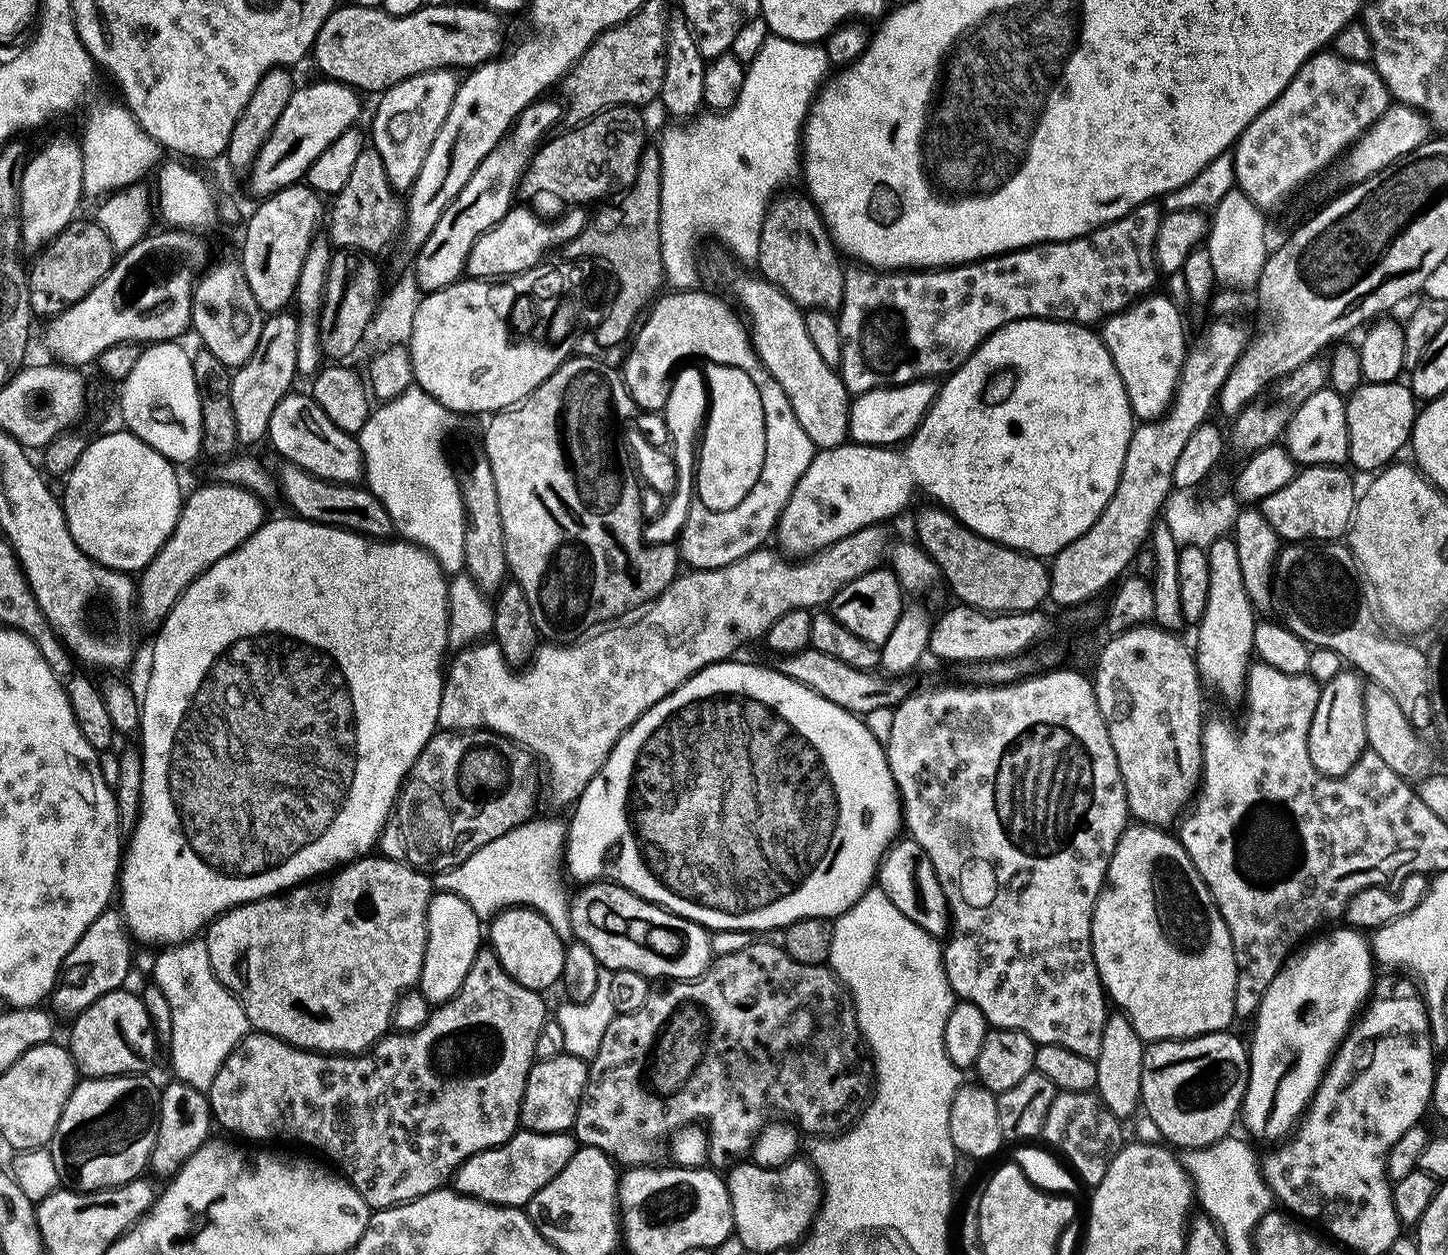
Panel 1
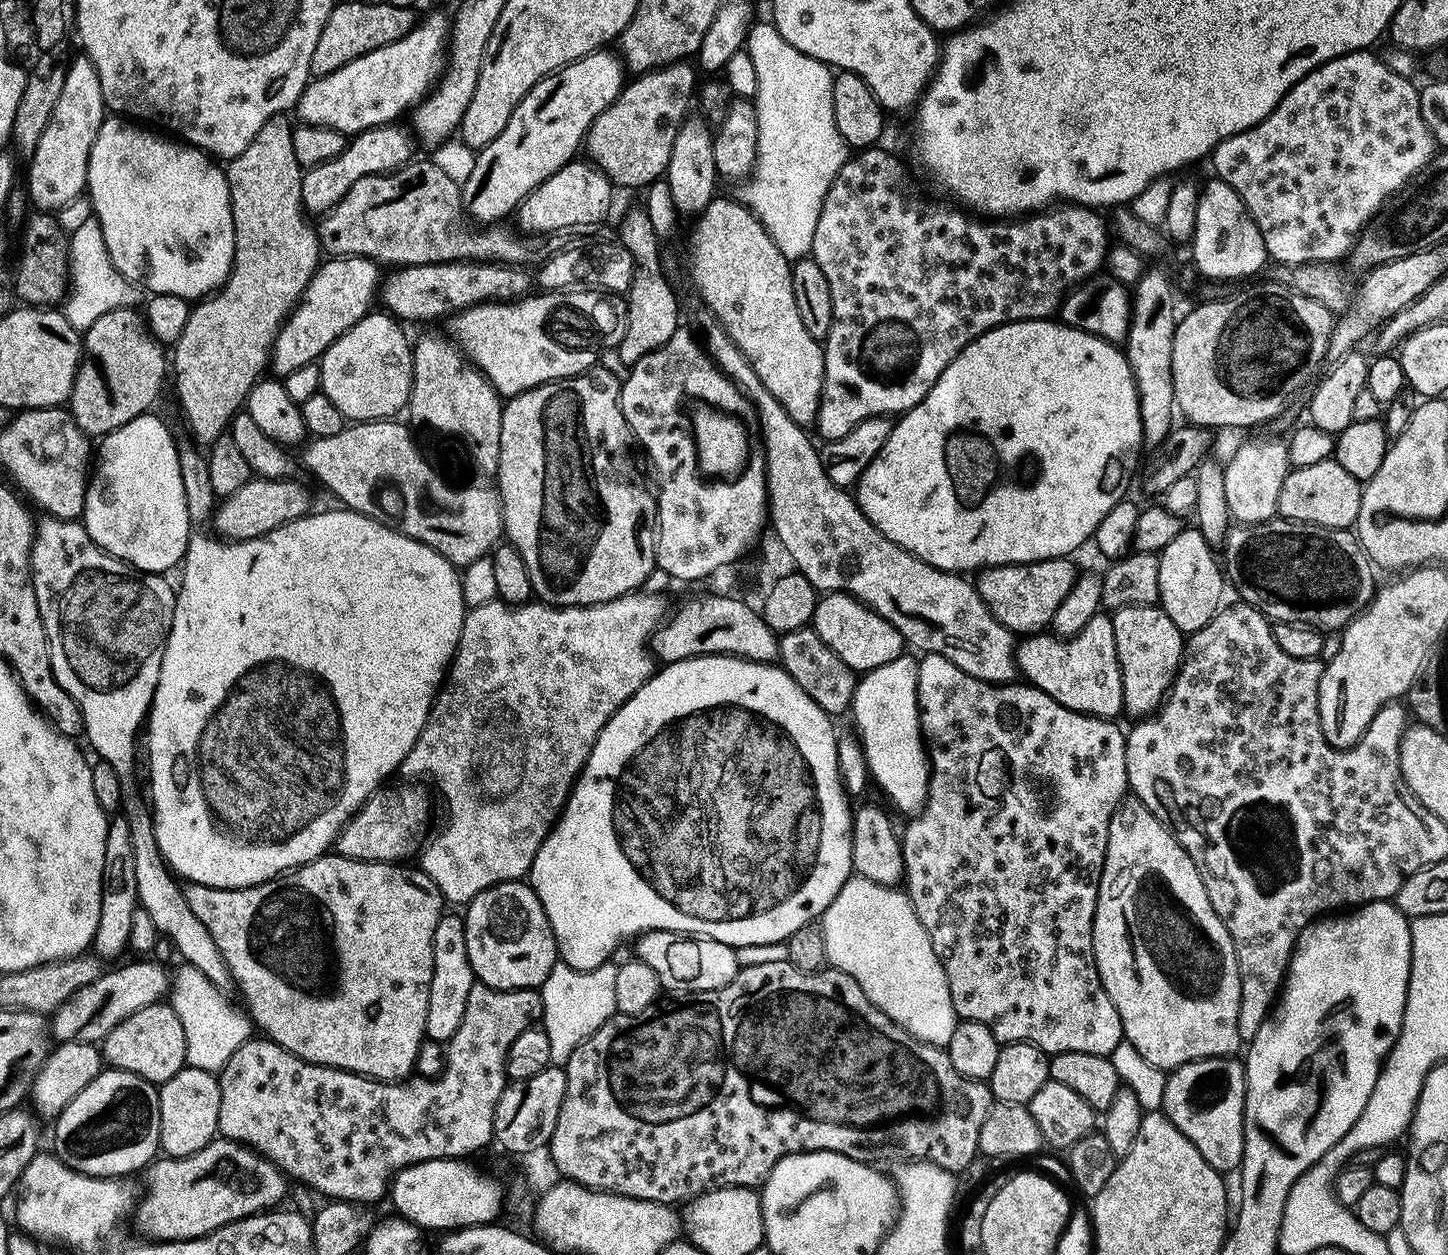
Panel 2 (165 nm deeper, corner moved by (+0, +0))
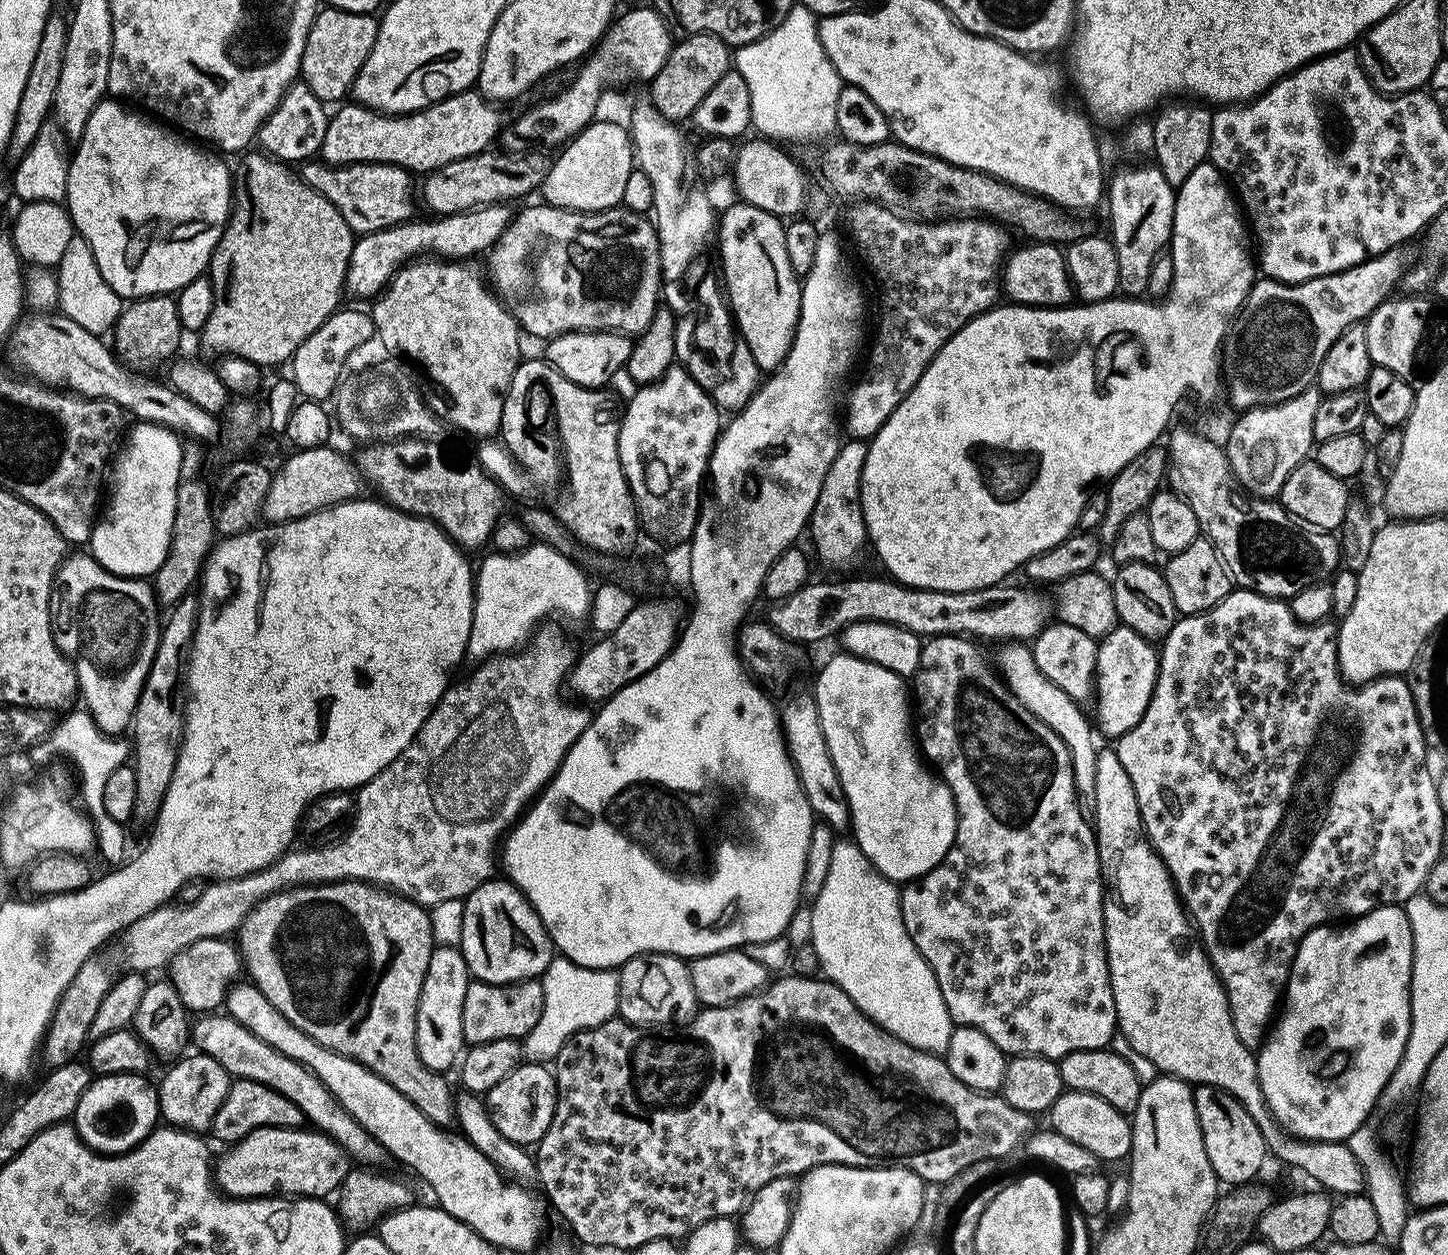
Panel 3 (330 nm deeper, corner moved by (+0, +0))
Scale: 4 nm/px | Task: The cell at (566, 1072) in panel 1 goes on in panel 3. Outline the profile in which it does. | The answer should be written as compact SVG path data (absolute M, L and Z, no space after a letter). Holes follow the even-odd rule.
M522 1062L498 1086L486 1094L489 1117L497 1132L510 1142L523 1146L535 1146L546 1134L556 1109L556 1077L551 1067L540 1062Z

